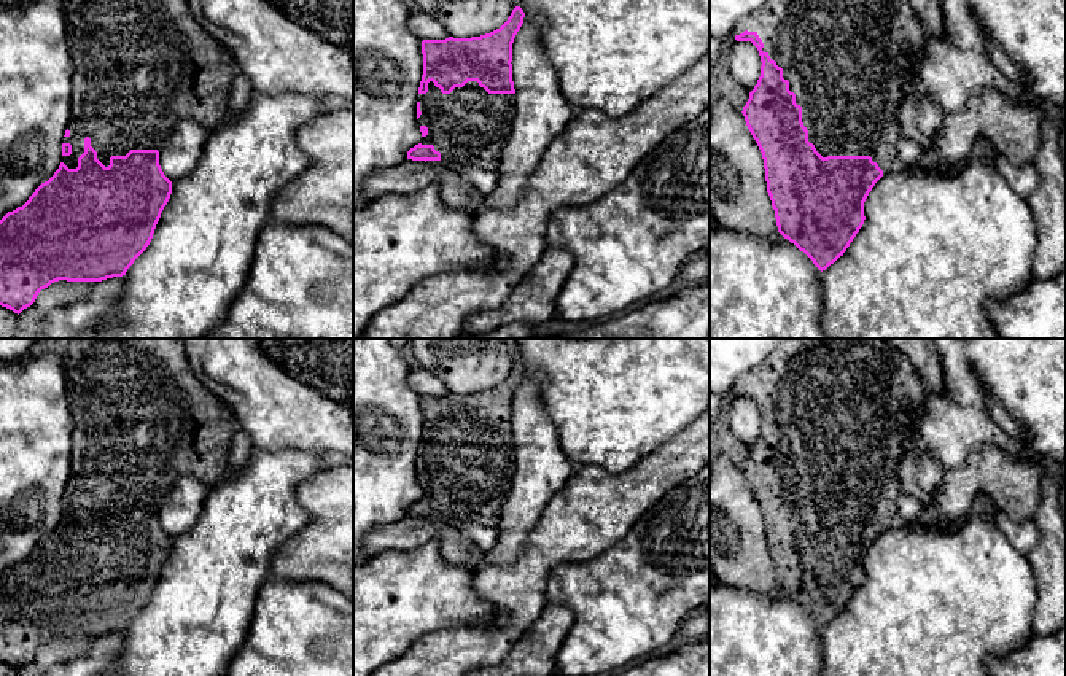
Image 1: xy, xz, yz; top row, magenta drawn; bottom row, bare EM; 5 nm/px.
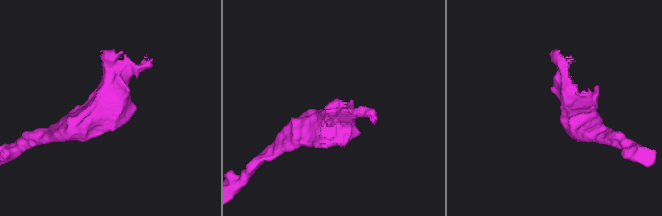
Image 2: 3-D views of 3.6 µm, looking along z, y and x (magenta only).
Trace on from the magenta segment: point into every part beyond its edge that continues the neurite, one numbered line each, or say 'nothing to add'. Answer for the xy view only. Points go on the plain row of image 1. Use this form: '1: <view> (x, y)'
1: xy (142, 417)

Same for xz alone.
1: xz (468, 482)

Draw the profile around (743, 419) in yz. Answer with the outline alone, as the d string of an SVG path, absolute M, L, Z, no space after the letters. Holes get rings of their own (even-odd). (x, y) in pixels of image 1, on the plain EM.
M735 396L727 422L735 439L751 449L761 433L762 418L757 404L751 398Z

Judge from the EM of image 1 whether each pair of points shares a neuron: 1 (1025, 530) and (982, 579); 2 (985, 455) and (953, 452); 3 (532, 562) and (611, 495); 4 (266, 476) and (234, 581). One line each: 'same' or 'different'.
1: different
2: different
3: same
4: same

